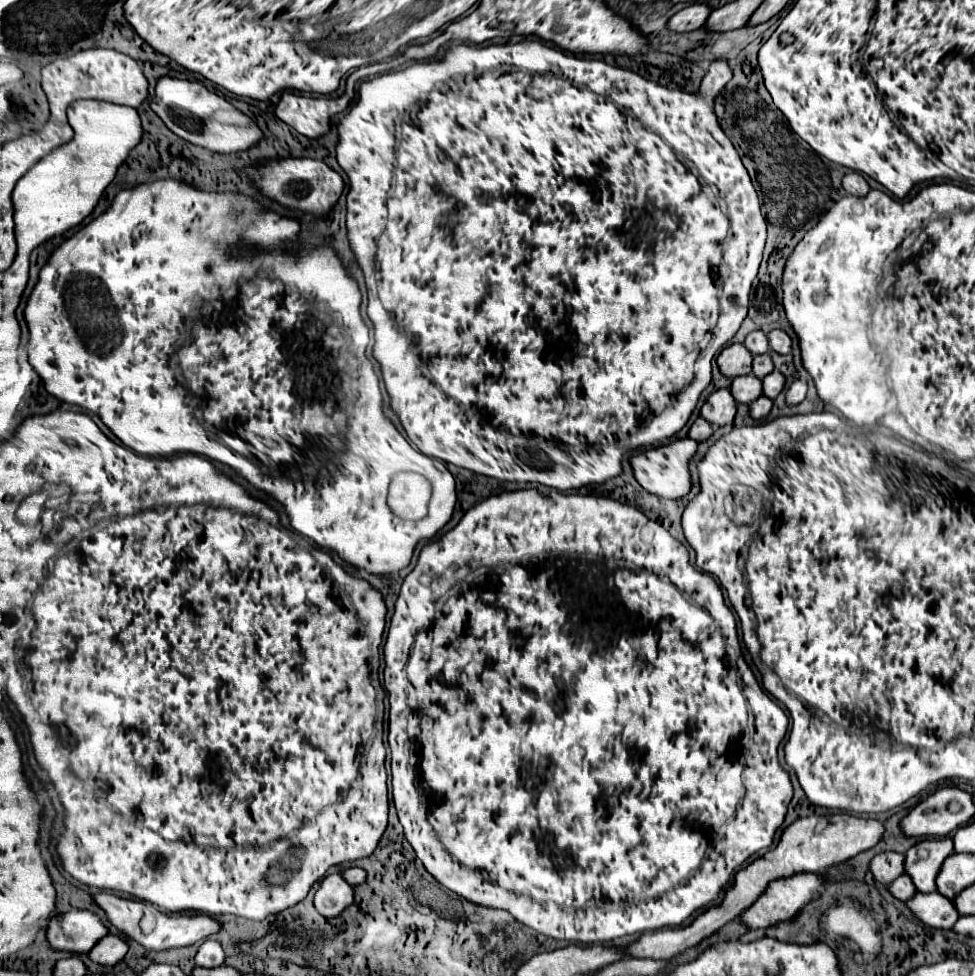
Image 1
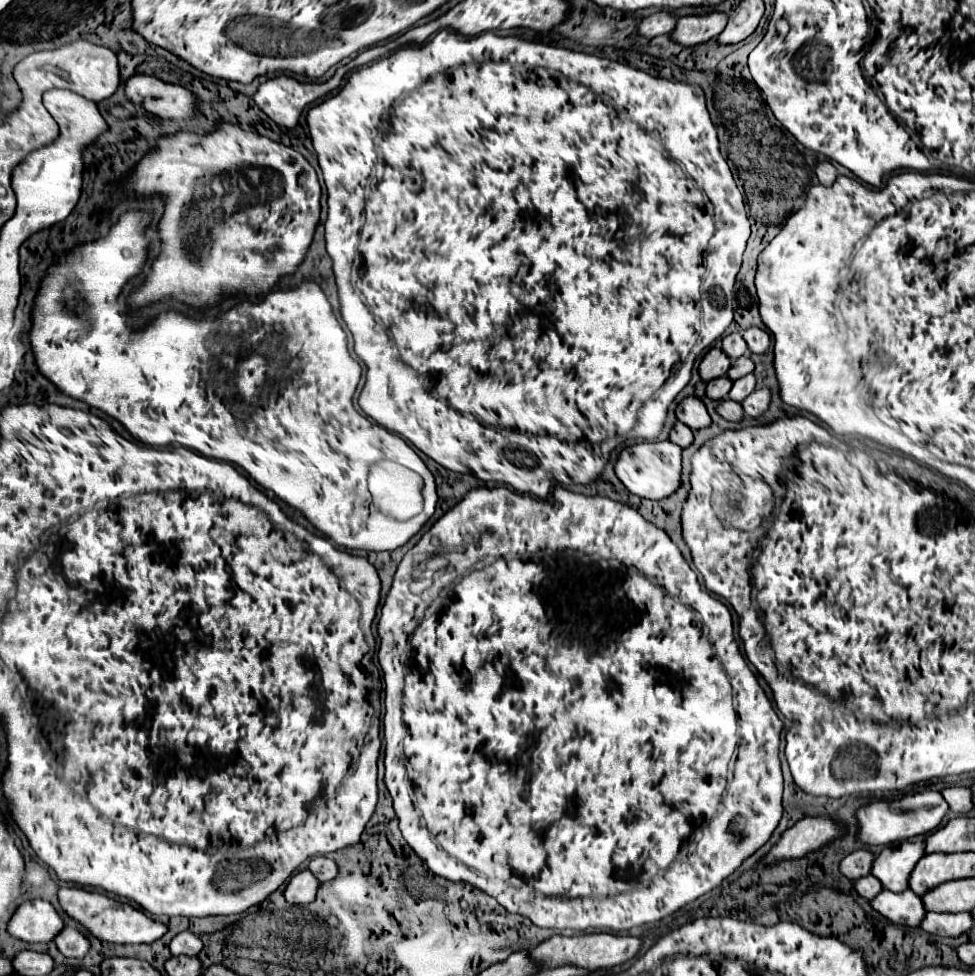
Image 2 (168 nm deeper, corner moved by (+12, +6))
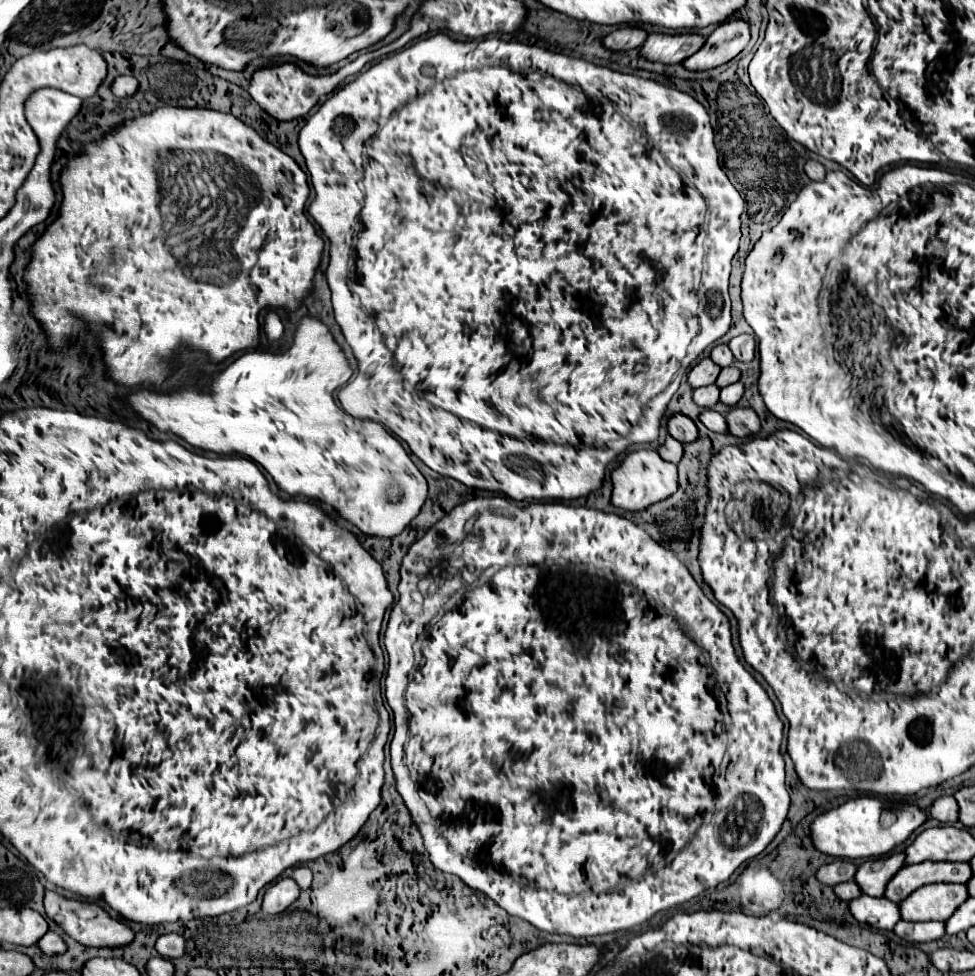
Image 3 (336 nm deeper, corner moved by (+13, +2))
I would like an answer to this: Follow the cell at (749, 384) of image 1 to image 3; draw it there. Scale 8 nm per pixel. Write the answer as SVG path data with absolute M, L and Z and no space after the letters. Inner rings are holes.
M707 385L707 387L695 389L693 391L693 401L703 409L711 409L719 401L719 387L717 385Z

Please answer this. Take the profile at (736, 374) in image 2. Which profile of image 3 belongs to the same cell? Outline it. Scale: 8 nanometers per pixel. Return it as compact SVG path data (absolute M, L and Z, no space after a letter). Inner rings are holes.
M725 367L725 369L721 369L715 385L723 389L723 387L727 387L727 385L731 385L731 383L737 383L739 377L741 377L741 373L739 373L737 367Z

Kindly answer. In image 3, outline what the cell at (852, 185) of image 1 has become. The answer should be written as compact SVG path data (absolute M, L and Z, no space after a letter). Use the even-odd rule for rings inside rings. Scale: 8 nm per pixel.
M809 159L809 161L805 163L805 173L807 173L807 177L809 177L811 181L823 181L827 171L825 171L825 167L823 167L819 161Z

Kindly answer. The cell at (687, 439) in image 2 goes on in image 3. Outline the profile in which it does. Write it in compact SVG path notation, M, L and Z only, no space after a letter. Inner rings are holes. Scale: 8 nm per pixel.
M667 437L667 439L665 439L665 443L657 447L657 453L659 453L665 461L669 461L669 463L677 465L677 461L681 461L683 445L681 445L679 441L673 441L673 437Z

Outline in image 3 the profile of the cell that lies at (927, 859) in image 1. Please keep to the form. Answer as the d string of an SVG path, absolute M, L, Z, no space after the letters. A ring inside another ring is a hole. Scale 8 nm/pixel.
M891 853L881 859L867 859L857 867L853 881L859 885L863 895L881 897L885 885L903 867L903 859L905 859L903 853Z

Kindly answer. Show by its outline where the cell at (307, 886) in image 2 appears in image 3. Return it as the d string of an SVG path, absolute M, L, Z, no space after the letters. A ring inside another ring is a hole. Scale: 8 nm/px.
M283 877L279 881L275 881L263 895L263 911L265 913L281 913L285 911L297 897L299 897L301 889L297 889L297 885L293 885L291 877Z

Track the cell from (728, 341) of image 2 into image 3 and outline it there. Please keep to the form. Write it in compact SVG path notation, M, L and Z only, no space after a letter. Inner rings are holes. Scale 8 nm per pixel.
M717 345L717 347L713 347L713 351L711 351L711 361L715 361L715 365L719 365L719 367L729 367L729 365L733 365L733 355L729 353L729 349L727 349L727 345Z

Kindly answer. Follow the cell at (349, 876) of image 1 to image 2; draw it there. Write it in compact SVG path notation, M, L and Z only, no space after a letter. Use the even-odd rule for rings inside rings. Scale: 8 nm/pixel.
M314 857L310 861L310 871L320 879L320 881L332 881L338 877L338 865L336 861L328 857Z

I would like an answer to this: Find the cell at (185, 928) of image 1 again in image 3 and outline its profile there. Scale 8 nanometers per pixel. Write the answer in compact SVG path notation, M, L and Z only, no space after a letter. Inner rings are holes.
M45 891L43 905L45 905L45 917L55 921L71 939L79 941L85 947L119 947L119 945L131 943L135 937L135 933L129 927L125 927L123 923L109 917L95 903L87 903L87 901L79 901L79 899L67 899L63 895L57 895L55 891Z

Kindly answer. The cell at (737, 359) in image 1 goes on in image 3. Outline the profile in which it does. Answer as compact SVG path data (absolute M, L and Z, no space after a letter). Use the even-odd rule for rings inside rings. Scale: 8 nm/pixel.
M703 359L703 361L699 361L699 363L691 369L691 373L689 373L689 385L691 385L693 389L705 387L705 385L713 385L713 383L717 381L719 371L721 371L721 367L717 367L711 359Z

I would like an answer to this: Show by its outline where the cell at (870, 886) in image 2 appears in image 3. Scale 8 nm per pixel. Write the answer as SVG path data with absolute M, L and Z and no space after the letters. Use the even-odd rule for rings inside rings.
M853 881L839 883L839 885L833 887L833 891L835 891L835 895L837 895L839 899L843 899L843 901L851 901L851 899L855 899L855 897L861 895L861 891L857 889L857 883L853 883Z

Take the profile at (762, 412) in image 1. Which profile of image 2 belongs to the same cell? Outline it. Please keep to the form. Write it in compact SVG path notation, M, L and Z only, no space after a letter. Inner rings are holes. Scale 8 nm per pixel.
M724 399L722 403L718 403L718 413L728 421L740 421L744 415L742 405L738 401L730 401L730 399Z

